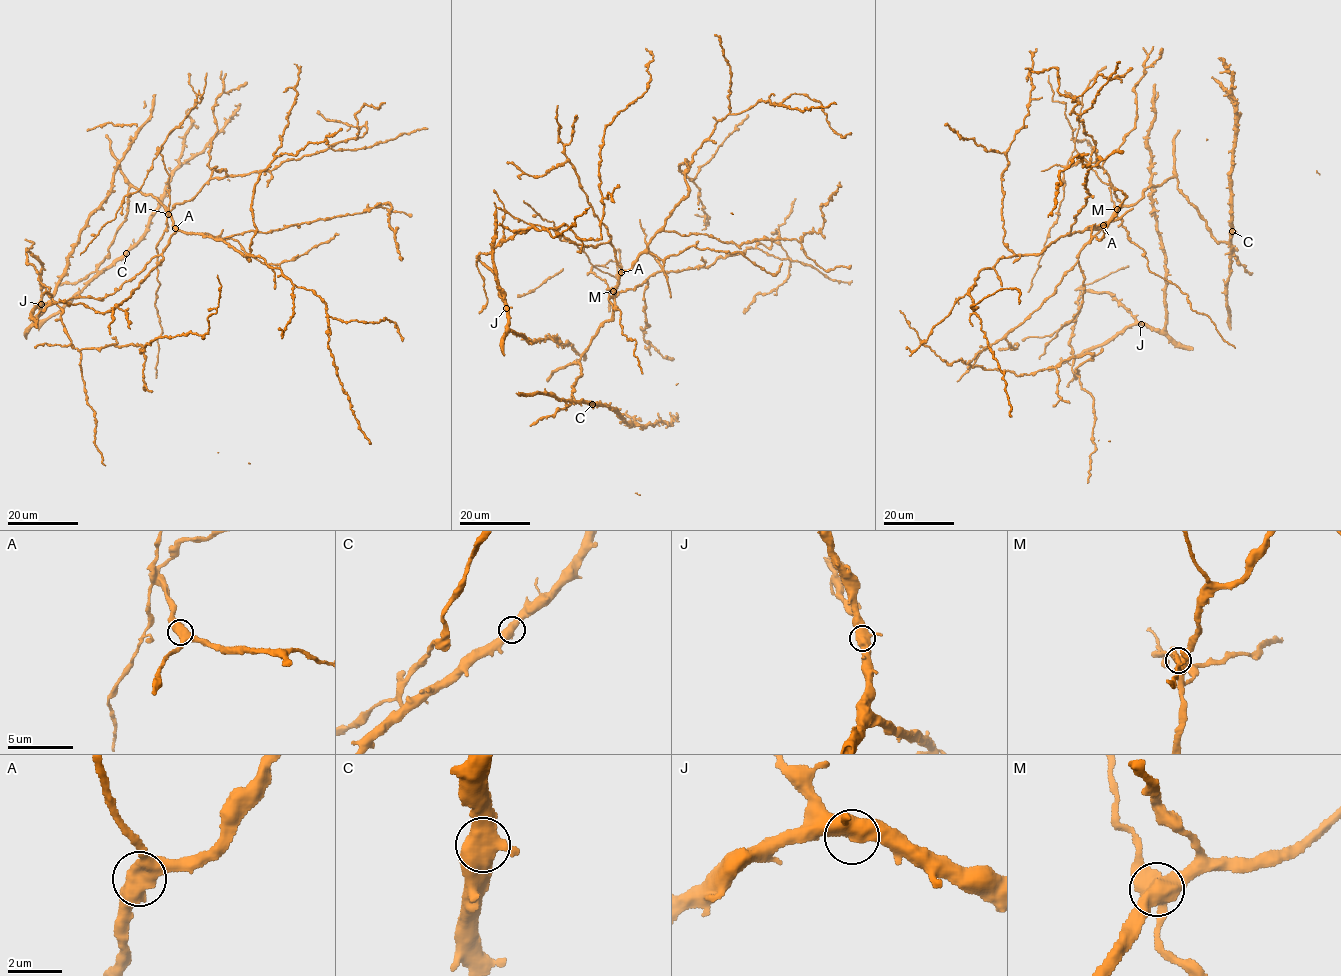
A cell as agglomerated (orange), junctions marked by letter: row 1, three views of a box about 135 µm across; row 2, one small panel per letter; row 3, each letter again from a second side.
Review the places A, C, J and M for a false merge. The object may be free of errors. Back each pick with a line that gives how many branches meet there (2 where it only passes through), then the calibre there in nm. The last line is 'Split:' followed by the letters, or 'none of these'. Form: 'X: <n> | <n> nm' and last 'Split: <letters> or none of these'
M: 4 | 550 nm
Split: M

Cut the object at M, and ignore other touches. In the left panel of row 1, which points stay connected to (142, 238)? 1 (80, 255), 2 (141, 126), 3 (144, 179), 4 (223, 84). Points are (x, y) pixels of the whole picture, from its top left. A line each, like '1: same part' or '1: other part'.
1: other part
2: same part
3: other part
4: same part

